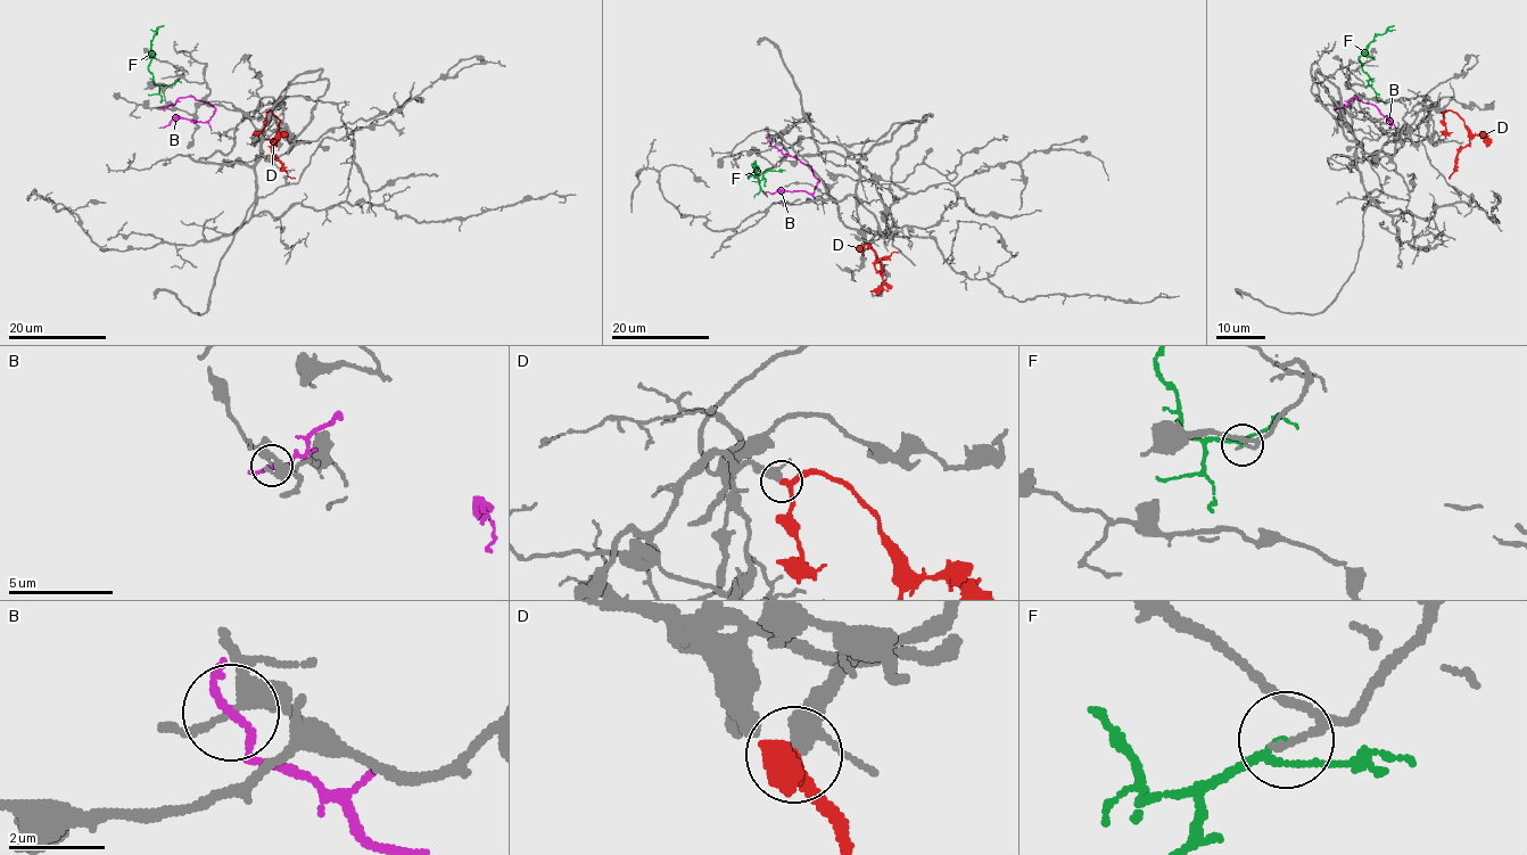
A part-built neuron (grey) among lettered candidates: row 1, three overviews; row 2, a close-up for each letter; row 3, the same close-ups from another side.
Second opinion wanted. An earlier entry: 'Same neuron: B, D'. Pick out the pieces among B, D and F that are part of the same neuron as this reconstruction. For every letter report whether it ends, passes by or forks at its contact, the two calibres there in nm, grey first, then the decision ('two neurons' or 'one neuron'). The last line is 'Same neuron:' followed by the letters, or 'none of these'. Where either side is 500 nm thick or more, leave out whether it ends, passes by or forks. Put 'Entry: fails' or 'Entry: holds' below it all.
B: it passes by; 240 nm thick on the grey side, 140 nm on the other; two neurons
D: it passes by; 320 nm thick on the grey side, 200 nm on the other; one neuron
F: it passes by; 130 nm thick on the grey side, 120 nm on the other; two neurons
Same neuron: D
Entry: fails

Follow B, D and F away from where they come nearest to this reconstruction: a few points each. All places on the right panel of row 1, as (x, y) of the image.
B: (1338, 108), (1355, 97), (1372, 104), (1388, 117), (1389, 128)
D: (1442, 113), (1452, 111), (1461, 118), (1469, 142), (1458, 156), (1450, 178)
F: (1365, 87), (1371, 83), (1359, 57), (1373, 38), (1394, 25)

